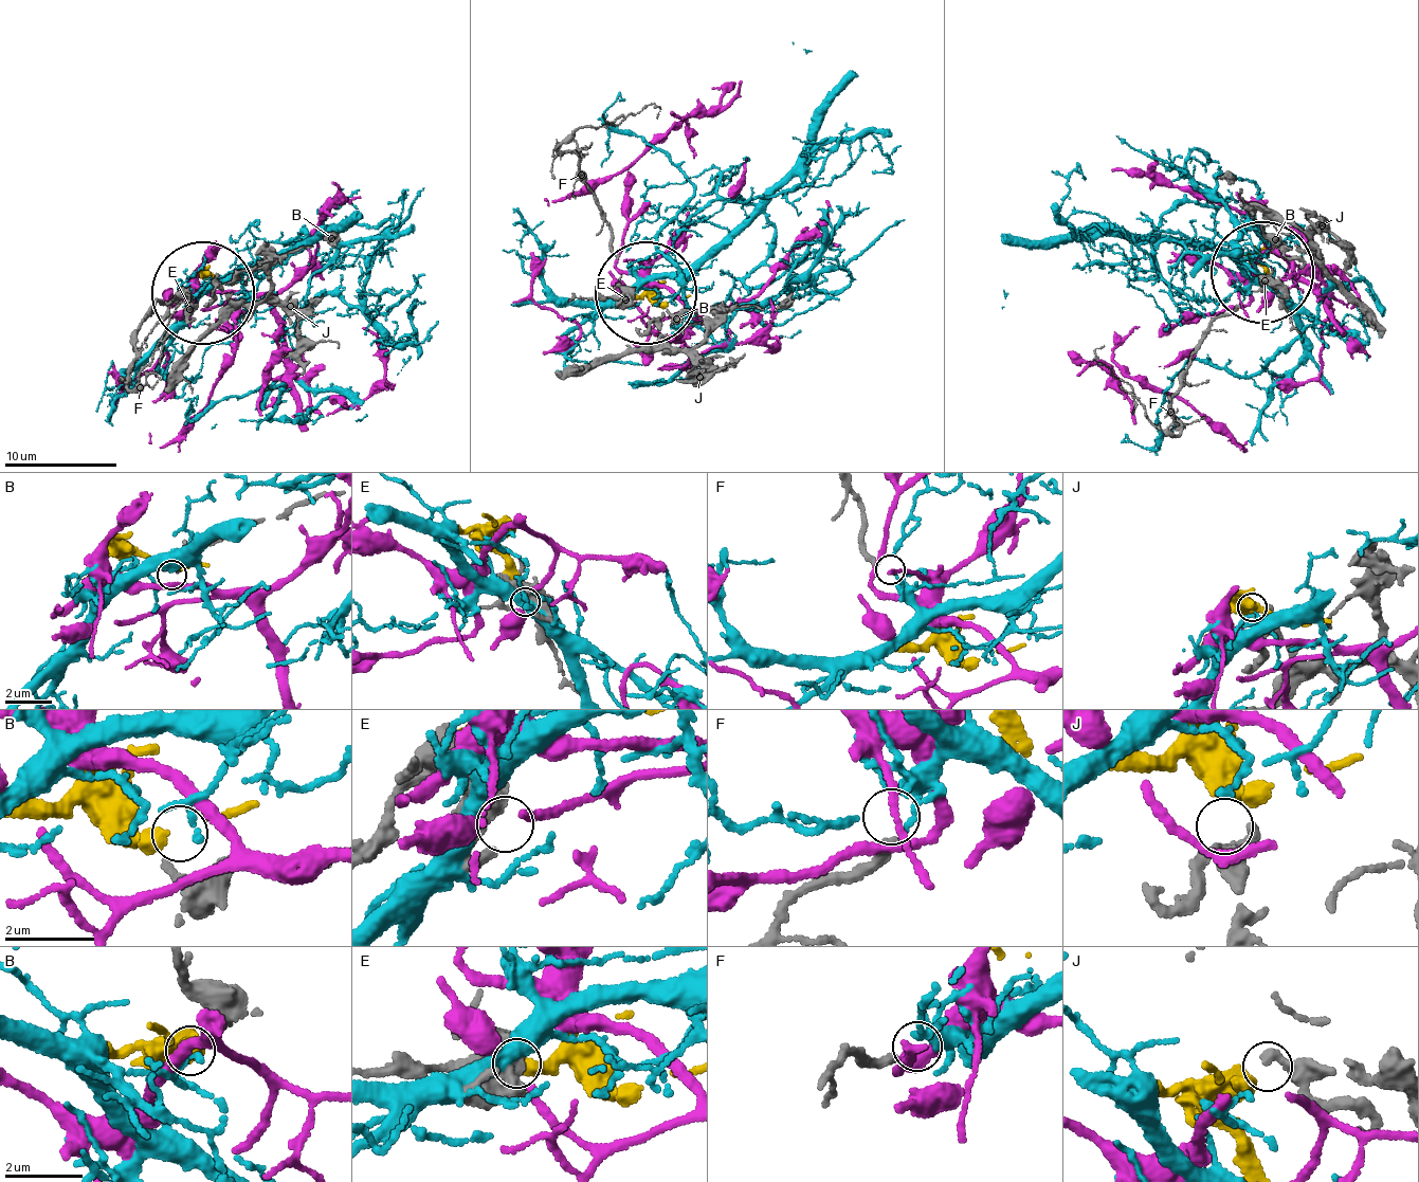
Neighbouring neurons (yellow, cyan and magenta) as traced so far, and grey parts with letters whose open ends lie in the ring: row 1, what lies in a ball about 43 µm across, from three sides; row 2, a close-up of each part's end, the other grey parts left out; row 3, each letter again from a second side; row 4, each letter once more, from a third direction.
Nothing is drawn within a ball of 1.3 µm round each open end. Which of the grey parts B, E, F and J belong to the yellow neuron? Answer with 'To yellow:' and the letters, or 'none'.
To yellow: J

